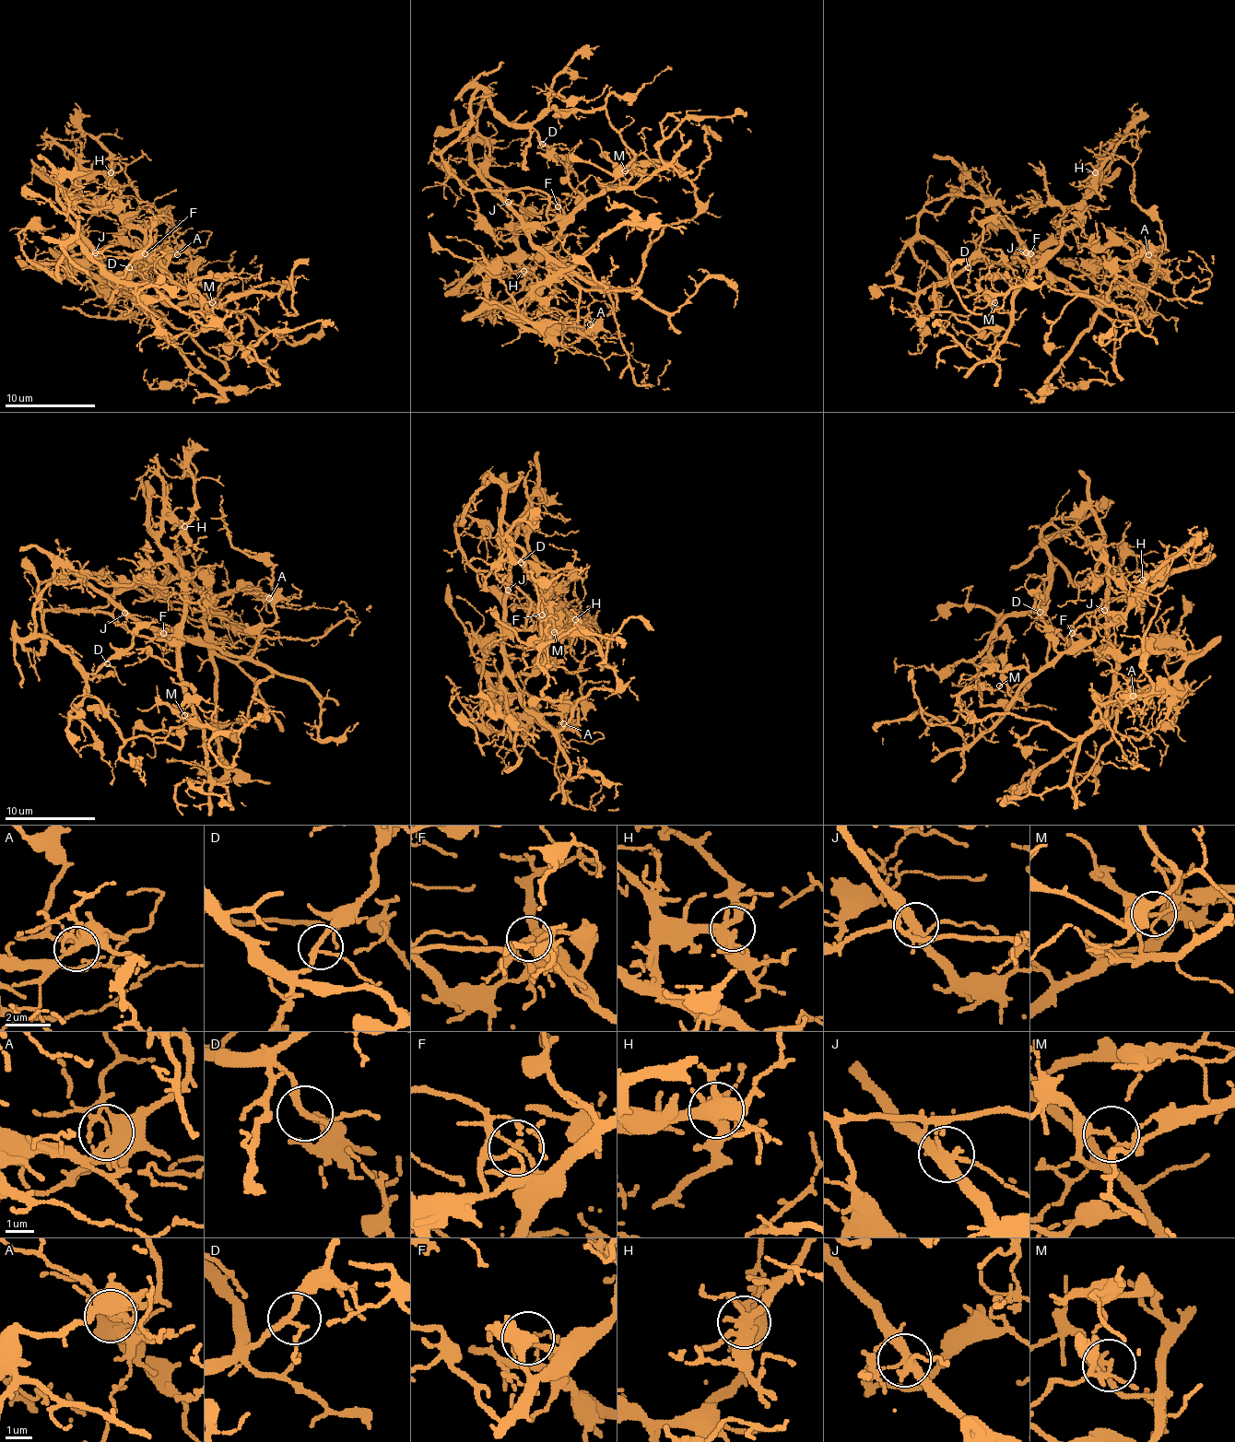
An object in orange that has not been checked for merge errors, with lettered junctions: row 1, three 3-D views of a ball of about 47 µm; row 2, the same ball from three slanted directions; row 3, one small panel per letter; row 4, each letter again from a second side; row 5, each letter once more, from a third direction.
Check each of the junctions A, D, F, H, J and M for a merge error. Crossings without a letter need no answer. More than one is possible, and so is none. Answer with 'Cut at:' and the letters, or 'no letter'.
Cut at: A, F, J, M

